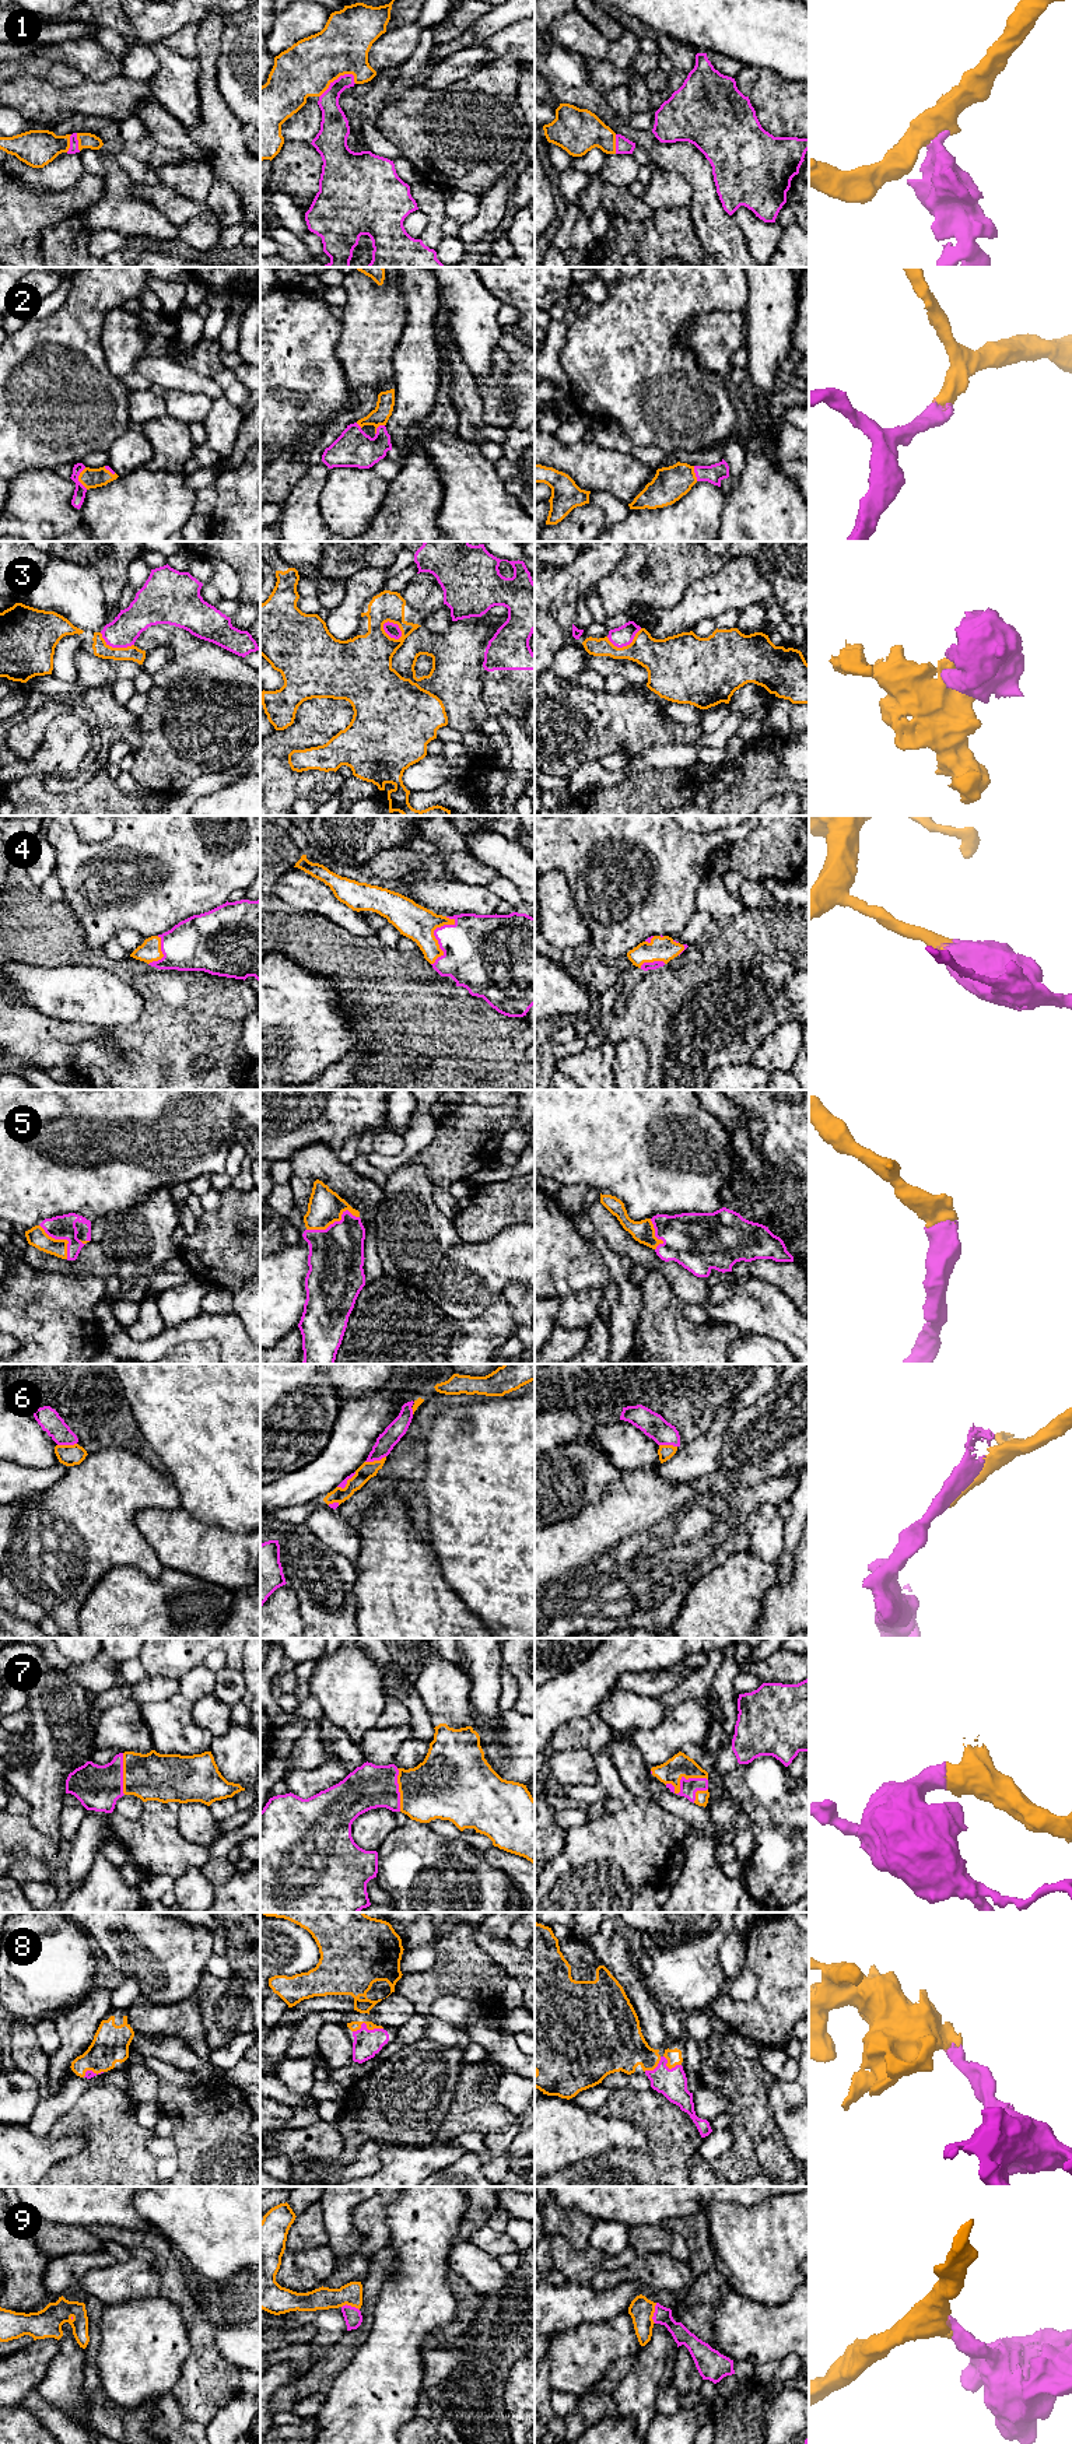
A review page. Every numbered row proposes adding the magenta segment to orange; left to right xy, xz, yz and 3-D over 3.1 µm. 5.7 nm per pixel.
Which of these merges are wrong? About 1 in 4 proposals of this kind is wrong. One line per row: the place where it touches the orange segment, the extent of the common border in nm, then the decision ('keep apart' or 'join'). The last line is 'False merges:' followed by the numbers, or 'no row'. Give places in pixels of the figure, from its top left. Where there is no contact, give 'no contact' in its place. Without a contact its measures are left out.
1: meets orange in xz at (336, 79); contact 240 nm long; join
2: meets orange in xy at (79, 479); contact 130 nm long; join
3: meets orange in xz at (389, 637); contact 140 nm long; keep apart
4: meets orange in xz at (434, 936); contact 300 nm long; join
5: meets orange in xz at (333, 1222); contact 320 nm long; join
6: meets orange in xz at (375, 1461); contact 130 nm long; keep apart
7: meets orange in yz at (679, 1781); contact 260 nm long; join
8: meets orange in xz at (367, 2026); contact 180 nm long; join
9: meets orange in yz at (654, 2311); contact 120 nm long; join
False merges: 3, 6

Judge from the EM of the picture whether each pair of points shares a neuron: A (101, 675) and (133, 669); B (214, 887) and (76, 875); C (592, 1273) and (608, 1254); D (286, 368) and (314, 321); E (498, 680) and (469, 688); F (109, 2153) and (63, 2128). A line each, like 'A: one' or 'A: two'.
A: one
B: one
C: two
D: one
E: two
F: one

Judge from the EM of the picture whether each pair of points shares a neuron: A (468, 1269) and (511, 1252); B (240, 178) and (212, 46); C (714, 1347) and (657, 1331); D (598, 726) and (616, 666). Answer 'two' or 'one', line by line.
A: one
B: one
C: one
D: two

